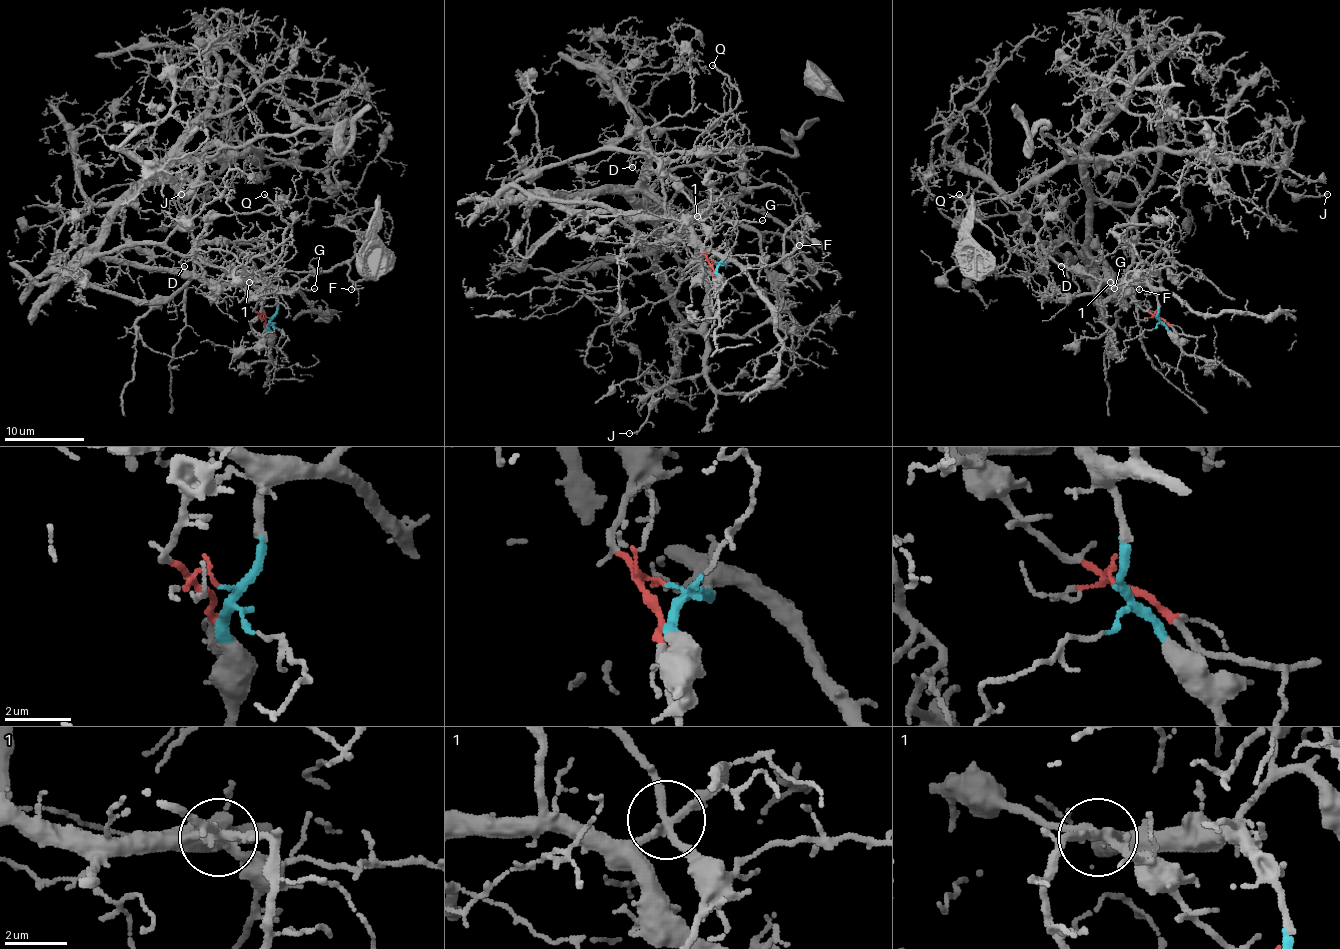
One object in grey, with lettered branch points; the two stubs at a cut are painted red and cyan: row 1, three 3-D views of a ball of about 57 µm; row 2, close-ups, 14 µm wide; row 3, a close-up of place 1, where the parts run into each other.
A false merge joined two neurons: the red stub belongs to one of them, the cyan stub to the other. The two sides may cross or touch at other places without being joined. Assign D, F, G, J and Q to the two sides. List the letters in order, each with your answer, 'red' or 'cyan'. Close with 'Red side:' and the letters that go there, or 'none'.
D: red
F: cyan
G: red
J: cyan
Q: red
Red side: D, G, Q

